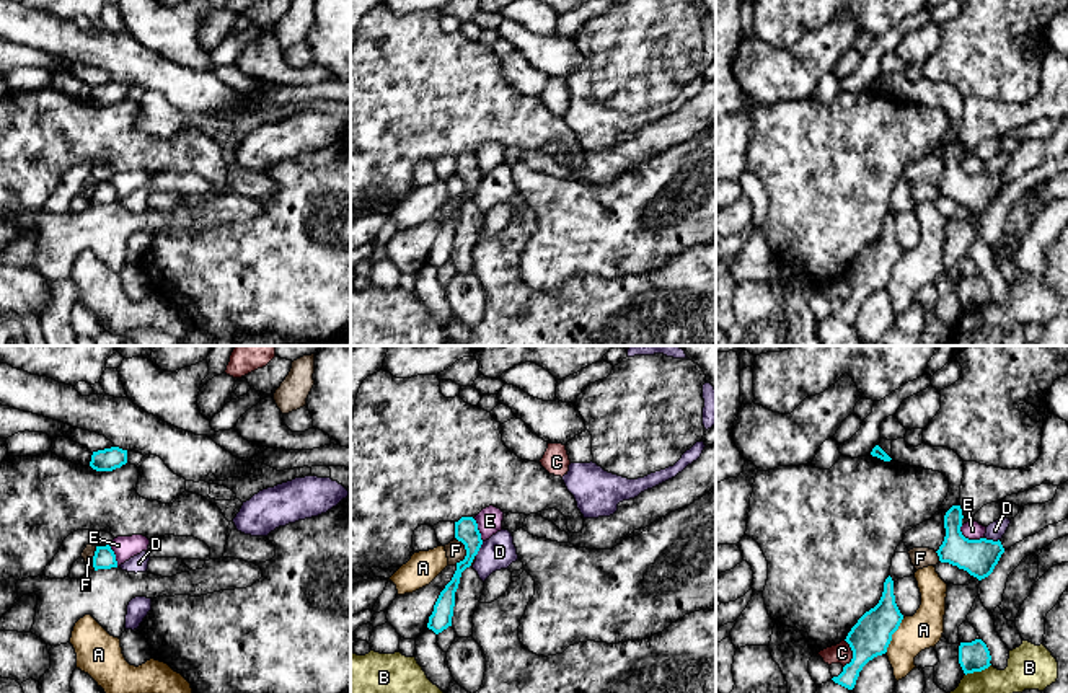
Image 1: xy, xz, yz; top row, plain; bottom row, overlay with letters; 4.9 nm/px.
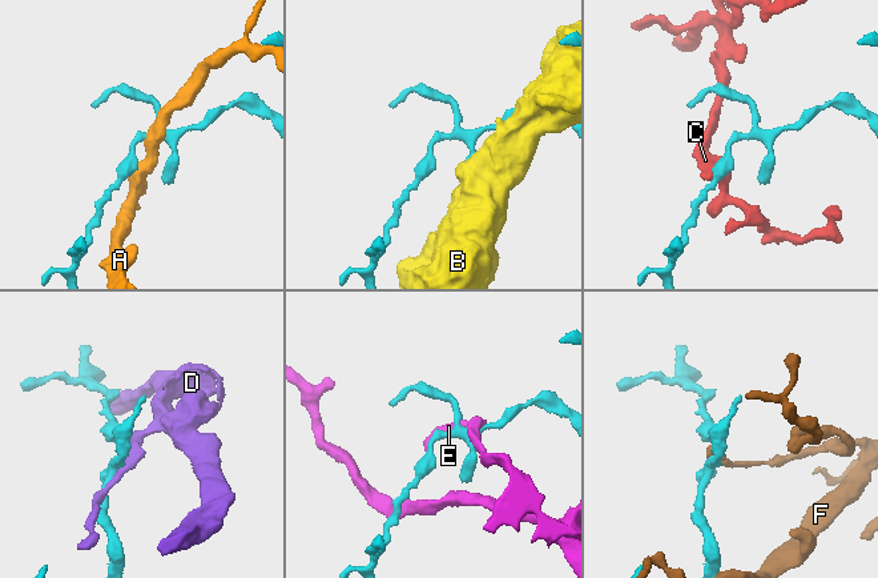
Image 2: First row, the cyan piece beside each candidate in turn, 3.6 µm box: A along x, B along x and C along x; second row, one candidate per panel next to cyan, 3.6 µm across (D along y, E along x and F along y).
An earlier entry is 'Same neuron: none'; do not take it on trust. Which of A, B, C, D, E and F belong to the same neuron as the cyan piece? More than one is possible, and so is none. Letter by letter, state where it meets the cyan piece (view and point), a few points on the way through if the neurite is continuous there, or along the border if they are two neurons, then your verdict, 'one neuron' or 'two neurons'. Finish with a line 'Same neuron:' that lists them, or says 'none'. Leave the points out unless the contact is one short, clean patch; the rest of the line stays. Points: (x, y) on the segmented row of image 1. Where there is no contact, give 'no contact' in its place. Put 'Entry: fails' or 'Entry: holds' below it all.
A: meets cyan in yz at (891, 636); two neurons
B: meets cyan in yz at (977, 670); two neurons
C: meets cyan in yz at (853, 654); border along yz (845, 640), (851, 651), (851, 659), (843, 667); two neurons
D: meets cyan in yz at (992, 540); two neurons
E: meets cyan in yz at (967, 538); two neurons
F: meets cyan in xz at (465, 548); one neuron
Same neuron: F
Entry: fails

